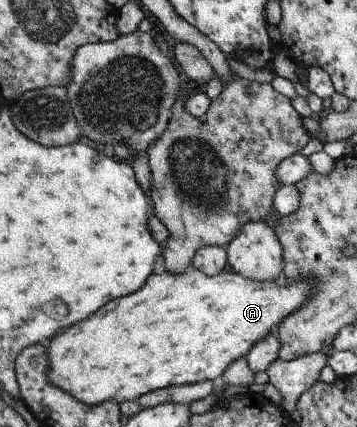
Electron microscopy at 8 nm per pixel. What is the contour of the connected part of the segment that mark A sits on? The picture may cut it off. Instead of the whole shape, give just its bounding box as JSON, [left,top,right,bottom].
[46,264,316,407]

